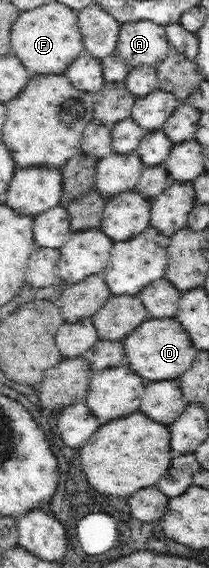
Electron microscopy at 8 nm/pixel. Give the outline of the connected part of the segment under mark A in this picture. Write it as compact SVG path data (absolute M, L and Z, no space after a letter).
M148 19L122 23L115 46L128 70L142 65L156 68L170 49L165 28Z

